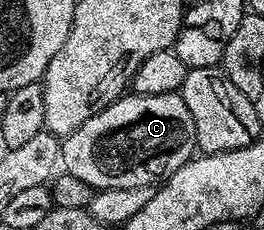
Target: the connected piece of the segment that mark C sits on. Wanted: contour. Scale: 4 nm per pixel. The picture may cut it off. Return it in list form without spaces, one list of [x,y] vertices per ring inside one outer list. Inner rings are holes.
[[[179,92],[137,96],[124,94],[108,103],[105,110],[95,112],[73,134],[61,144],[61,164],[73,178],[81,178],[92,190],[100,188],[132,188],[133,186],[155,186],[172,176],[196,155],[193,114],[185,106]]]

